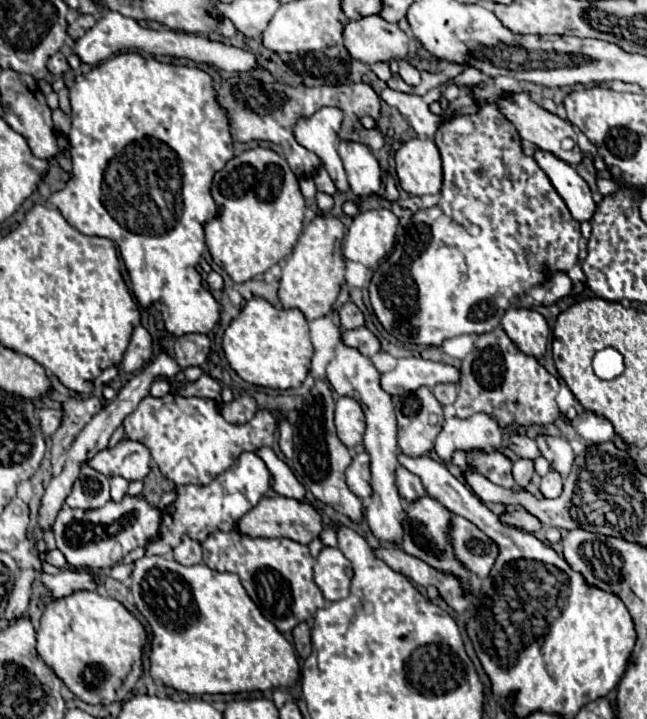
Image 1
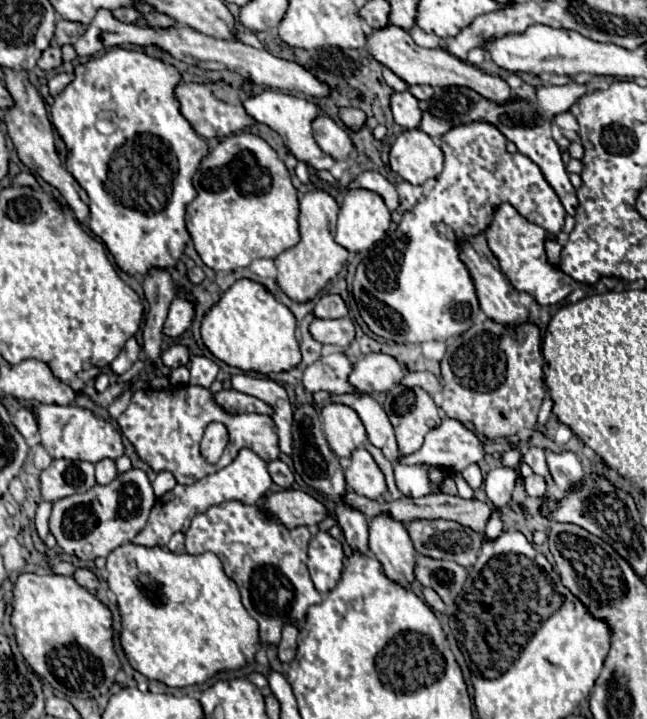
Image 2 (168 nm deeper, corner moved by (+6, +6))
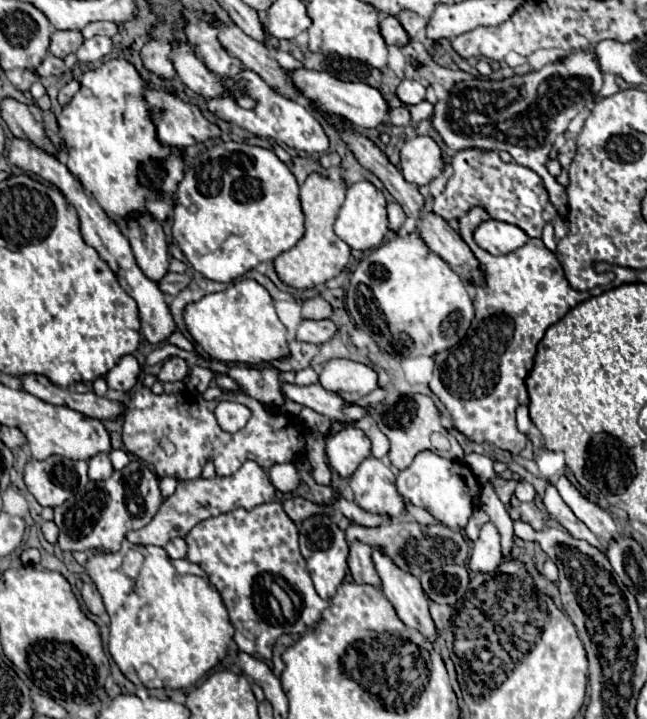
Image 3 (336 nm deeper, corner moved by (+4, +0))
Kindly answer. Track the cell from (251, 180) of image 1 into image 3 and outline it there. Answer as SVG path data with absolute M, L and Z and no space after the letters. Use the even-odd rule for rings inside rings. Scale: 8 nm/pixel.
M221 142L205 156L193 160L175 190L175 210L171 234L187 262L205 278L215 282L233 282L259 262L275 260L303 236L303 212L299 186L293 172L271 150L243 142Z

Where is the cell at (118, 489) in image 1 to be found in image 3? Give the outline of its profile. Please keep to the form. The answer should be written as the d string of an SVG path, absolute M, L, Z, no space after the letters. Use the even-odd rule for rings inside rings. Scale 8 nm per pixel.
M99 452L93 458L89 458L89 478L91 480L109 478L111 472L113 472L113 466L111 466L111 460L109 460L107 452Z

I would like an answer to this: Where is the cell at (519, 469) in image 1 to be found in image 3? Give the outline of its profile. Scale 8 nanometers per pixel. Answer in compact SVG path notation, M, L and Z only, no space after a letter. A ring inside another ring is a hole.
M487 522L481 528L479 538L473 542L473 550L469 556L469 568L473 572L493 572L501 564L501 544L499 544L499 532L493 526L493 522Z

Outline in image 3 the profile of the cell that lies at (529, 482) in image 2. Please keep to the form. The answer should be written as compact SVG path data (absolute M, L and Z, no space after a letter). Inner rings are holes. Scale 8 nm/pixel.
M517 482L517 488L515 488L515 496L517 500L521 502L531 502L535 498L535 488L529 484L529 482Z

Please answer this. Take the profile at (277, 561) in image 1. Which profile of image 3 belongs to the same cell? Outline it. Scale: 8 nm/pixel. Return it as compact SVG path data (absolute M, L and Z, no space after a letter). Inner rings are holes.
M279 502L261 504L253 510L239 508L203 520L185 536L189 546L187 558L205 570L209 582L221 594L235 628L235 644L241 652L265 662L271 660L273 644L281 634L299 638L319 622L321 612L329 606L313 588L297 536L295 522ZM281 590L283 594L279 594ZM285 596L289 604L283 604Z

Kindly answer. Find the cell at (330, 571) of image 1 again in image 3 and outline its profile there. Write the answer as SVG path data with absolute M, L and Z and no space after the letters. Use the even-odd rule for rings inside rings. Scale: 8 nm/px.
M313 514L299 524L299 546L301 546L301 554L305 558L307 572L313 580L317 594L325 600L331 600L335 596L337 586L343 582L343 578L347 574L349 544L345 540L345 532L335 524L335 520L331 516Z

